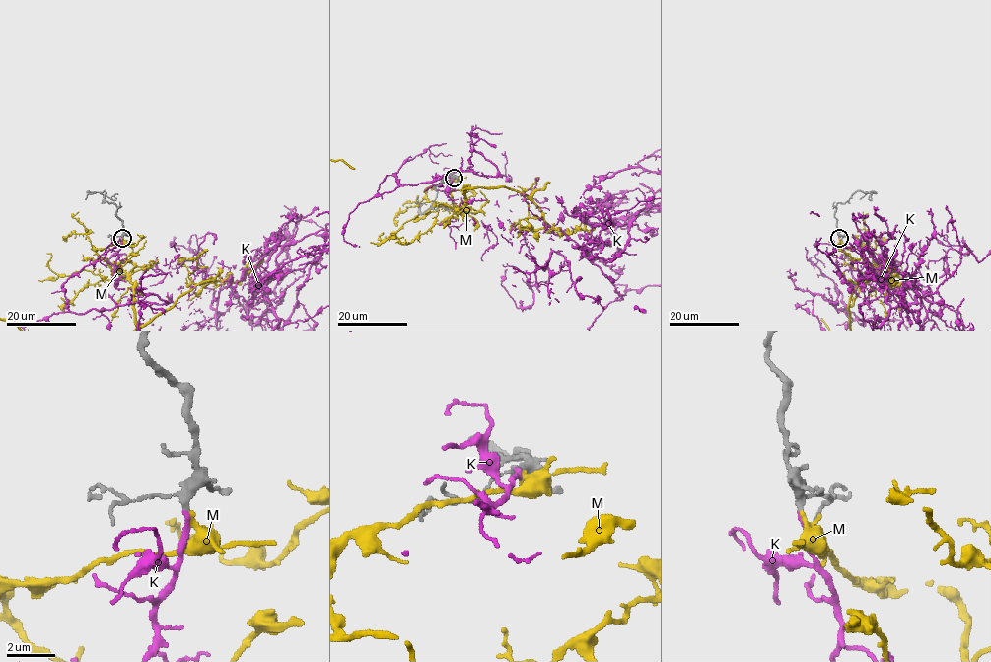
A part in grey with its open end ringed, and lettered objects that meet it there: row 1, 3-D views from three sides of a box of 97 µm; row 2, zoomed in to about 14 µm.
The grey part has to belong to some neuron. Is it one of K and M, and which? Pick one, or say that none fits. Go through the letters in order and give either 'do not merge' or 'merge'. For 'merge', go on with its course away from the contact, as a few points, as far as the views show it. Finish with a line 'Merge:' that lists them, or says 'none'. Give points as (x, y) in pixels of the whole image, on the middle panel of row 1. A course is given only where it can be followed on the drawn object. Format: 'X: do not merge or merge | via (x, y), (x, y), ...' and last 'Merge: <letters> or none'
K: merge
M: do not merge
Merge: K

